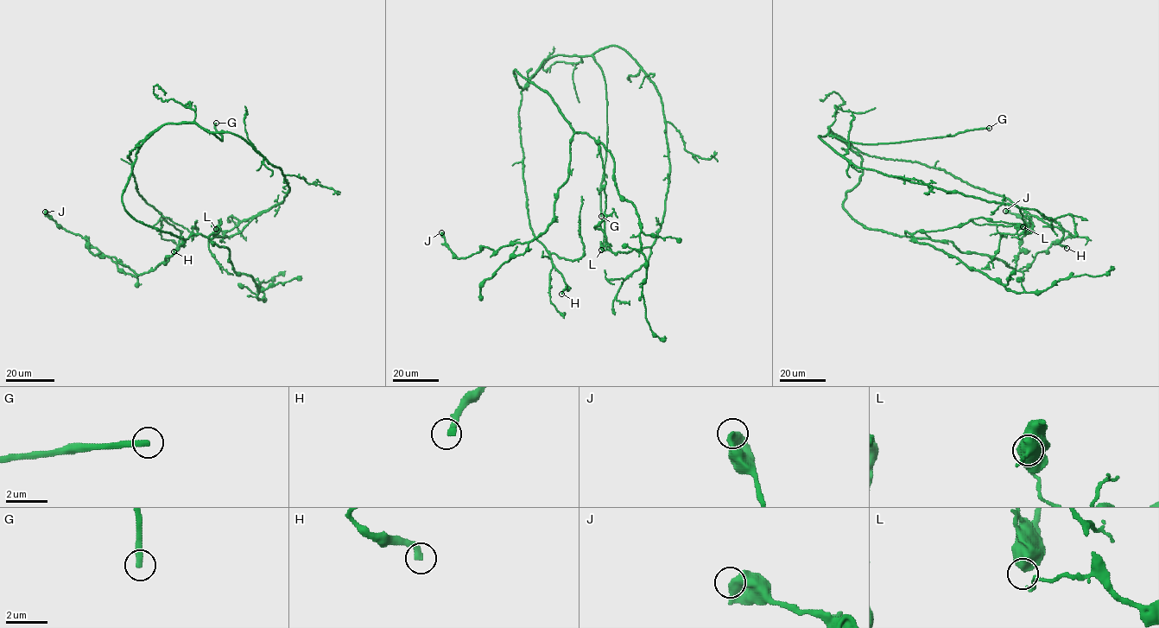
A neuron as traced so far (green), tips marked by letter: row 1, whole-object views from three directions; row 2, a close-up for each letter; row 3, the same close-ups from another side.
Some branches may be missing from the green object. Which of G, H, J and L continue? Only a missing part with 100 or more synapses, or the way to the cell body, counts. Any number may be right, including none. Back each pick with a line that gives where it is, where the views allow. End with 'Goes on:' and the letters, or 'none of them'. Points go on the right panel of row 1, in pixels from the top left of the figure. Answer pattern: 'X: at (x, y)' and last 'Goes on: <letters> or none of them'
G: at (989, 128)
Goes on: G

